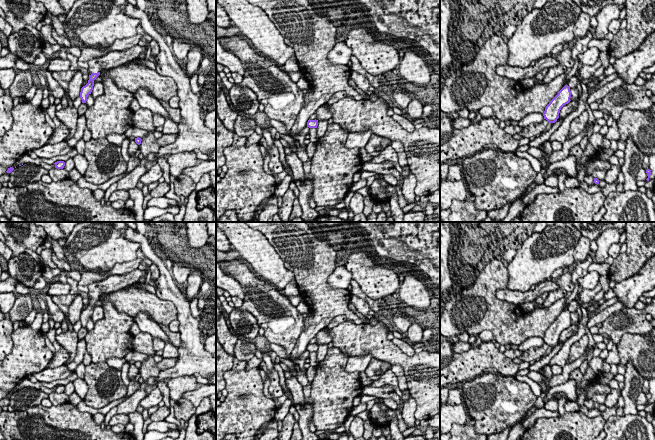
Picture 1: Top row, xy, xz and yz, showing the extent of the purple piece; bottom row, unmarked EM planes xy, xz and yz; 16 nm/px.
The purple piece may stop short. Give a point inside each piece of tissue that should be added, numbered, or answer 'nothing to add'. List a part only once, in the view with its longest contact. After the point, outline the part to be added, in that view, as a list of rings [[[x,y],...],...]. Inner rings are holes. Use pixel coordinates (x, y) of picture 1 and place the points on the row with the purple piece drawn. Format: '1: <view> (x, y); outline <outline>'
1: xy (112, 59); outline [[[134,45],[122,51],[110,51],[106,55],[89,60],[89,72],[97,73],[101,70],[109,70],[121,65],[128,64],[146,52],[146,48]]]

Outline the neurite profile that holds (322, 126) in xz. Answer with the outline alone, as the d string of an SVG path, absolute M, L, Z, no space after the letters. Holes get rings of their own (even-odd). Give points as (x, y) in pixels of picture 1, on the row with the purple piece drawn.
M327 120L318 121L318 126L316 131L317 139L324 136L324 134L326 133L327 127L328 127Z

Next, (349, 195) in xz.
M349 190L343 199L345 202L345 208L347 209L347 212L348 212L348 220L353 220L353 217L354 217L354 213L349 207L350 200L353 197L353 195L354 195L354 192Z

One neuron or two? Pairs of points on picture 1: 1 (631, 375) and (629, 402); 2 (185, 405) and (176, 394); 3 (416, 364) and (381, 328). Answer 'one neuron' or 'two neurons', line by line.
1: one neuron
2: two neurons
3: one neuron

